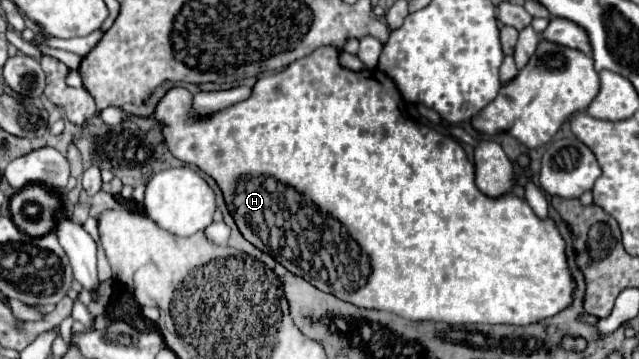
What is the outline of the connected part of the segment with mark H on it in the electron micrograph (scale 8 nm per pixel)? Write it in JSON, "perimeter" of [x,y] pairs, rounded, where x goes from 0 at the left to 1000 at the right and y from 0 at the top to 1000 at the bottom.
{"perimeter":[[[520,125],[498,131],[491,148],[460,170],[444,198],[429,209],[407,214],[388,276],[372,281],[357,304],[344,304],[329,326],[300,320],[300,259],[288,242],[269,242],[244,292],[244,309],[216,337],[222,365],[250,359],[257,382],[257,404],[263,421],[294,454],[322,476],[347,526],[354,577],[360,599],[369,610],[369,627],[385,671],[391,671],[407,699],[444,738],[454,760],[476,772],[482,788],[498,799],[501,811],[520,816],[535,838],[554,844],[573,861],[601,861],[632,889],[648,894],[695,894],[695,900],[798,900],[798,905],[823,905],[842,889],[854,889],[870,877],[895,838],[895,766],[889,755],[886,710],[883,710],[883,666],[876,660],[870,627],[854,610],[842,610],[823,554],[808,543],[789,543],[779,554],[767,554],[748,532],[743,513],[742,457],[732,448],[726,415],[704,376],[692,376],[664,343],[651,343],[638,309],[626,253],[617,242],[613,220],[604,203],[595,209],[588,192],[573,198],[548,198],[532,181],[529,136]]]}

